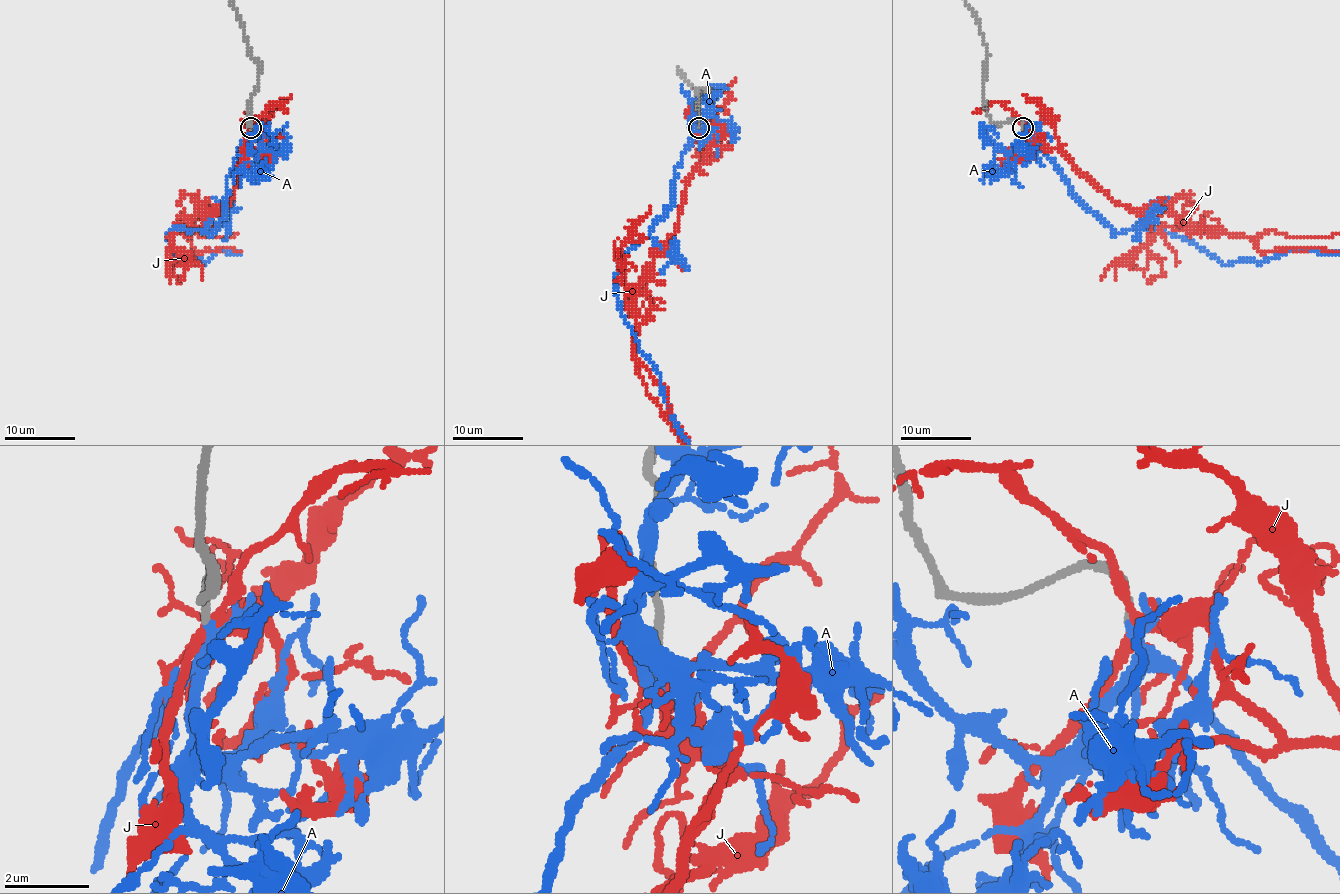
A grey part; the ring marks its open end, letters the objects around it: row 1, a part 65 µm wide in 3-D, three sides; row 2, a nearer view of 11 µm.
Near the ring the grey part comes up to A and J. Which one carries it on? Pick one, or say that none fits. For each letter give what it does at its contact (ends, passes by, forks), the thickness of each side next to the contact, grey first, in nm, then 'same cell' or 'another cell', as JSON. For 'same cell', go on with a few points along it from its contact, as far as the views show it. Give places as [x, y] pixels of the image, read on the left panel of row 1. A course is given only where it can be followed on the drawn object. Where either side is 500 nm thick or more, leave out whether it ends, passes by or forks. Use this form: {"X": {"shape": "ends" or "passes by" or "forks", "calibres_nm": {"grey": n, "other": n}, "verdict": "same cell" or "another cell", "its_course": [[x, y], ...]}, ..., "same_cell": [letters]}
{"A": {"shape": "forks", "calibres_nm": {"grey": 180, "other": 170}, "verdict": "same cell"}, "J": {"shape": "forks", "calibres_nm": {"grey": 190, "other": 240}, "verdict": "another cell"}, "same_cell": ["A"]}

